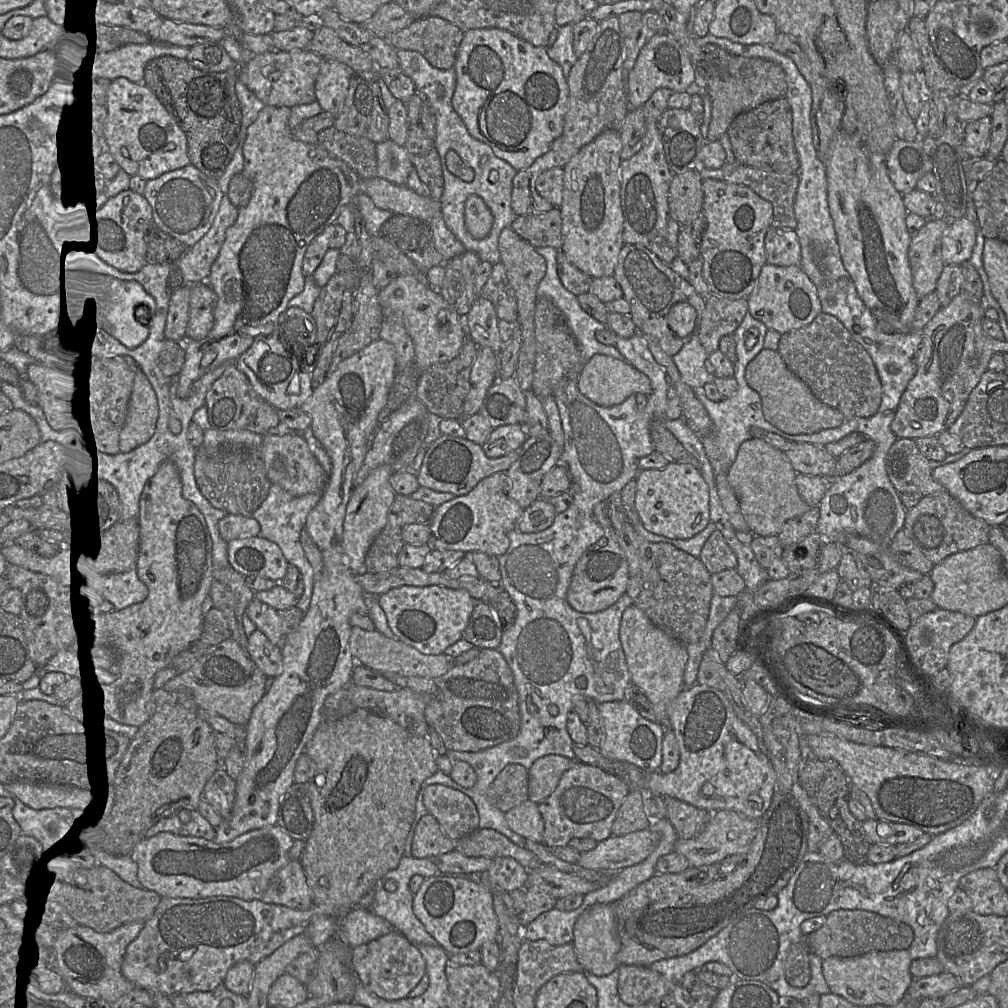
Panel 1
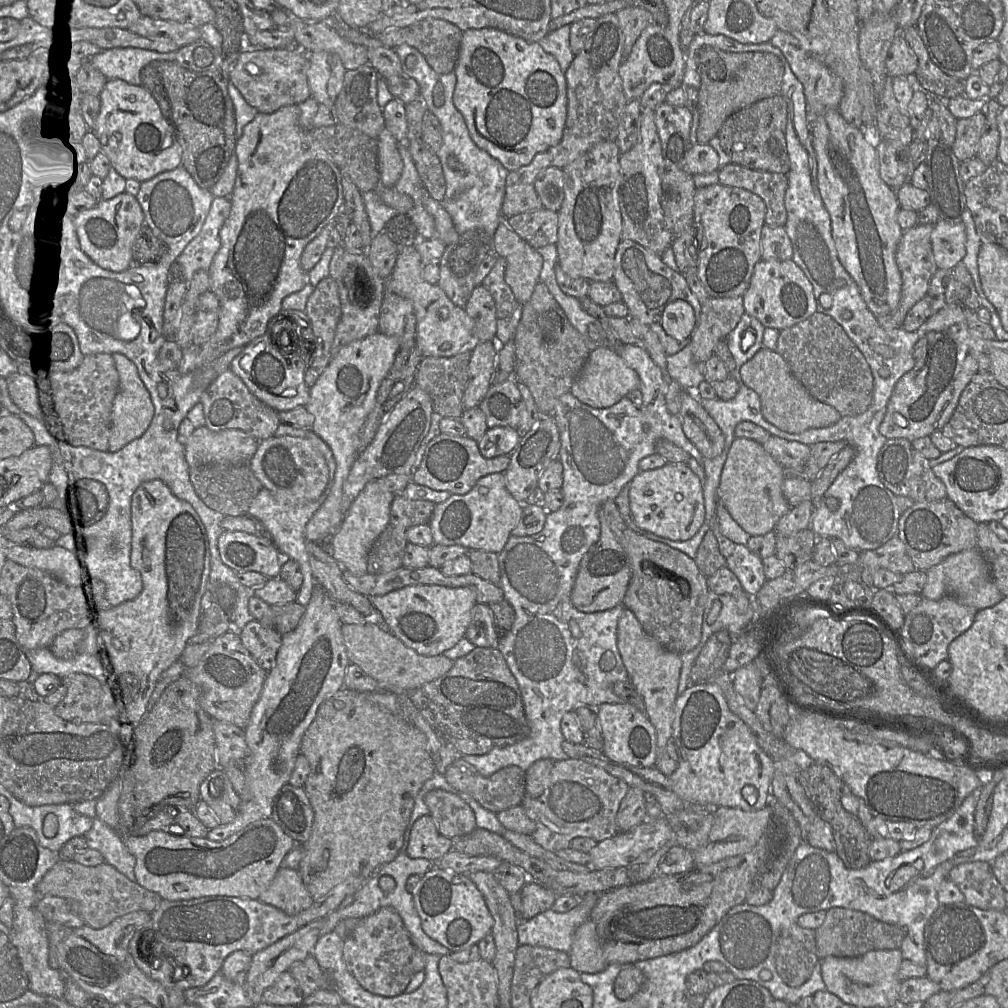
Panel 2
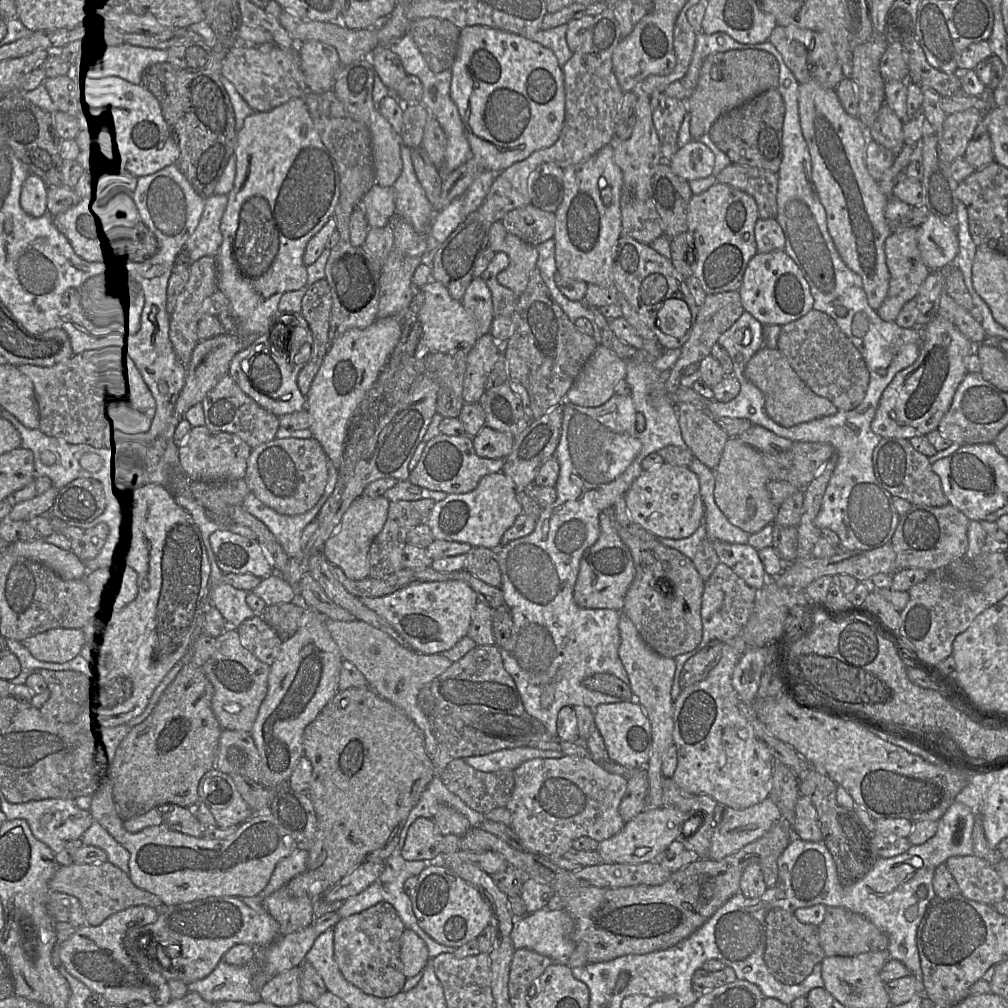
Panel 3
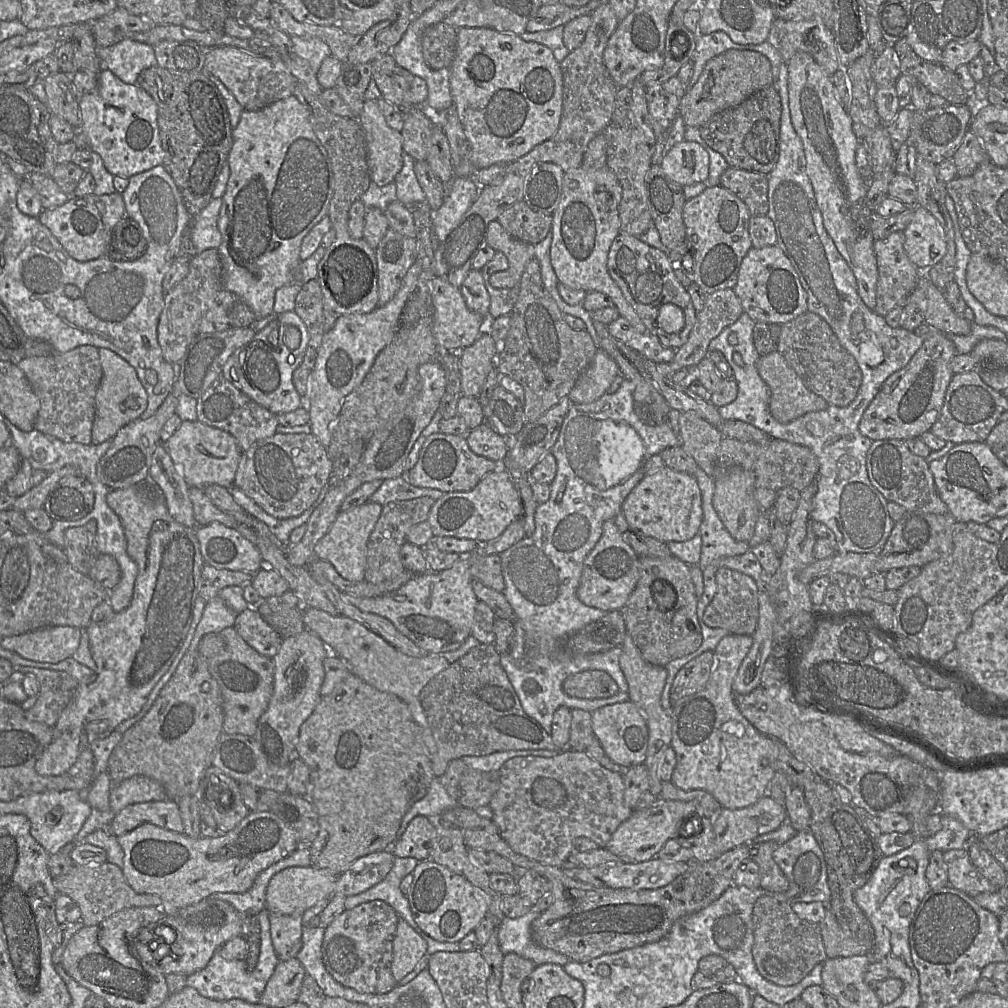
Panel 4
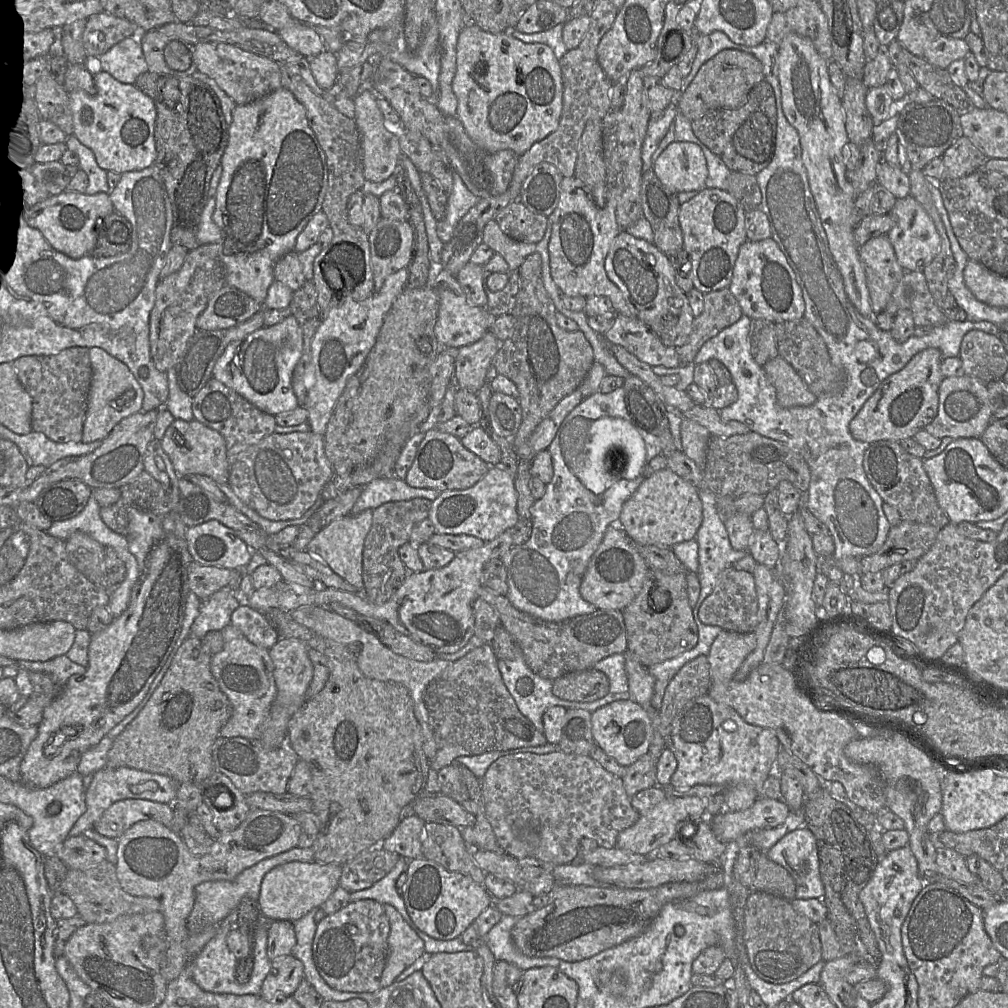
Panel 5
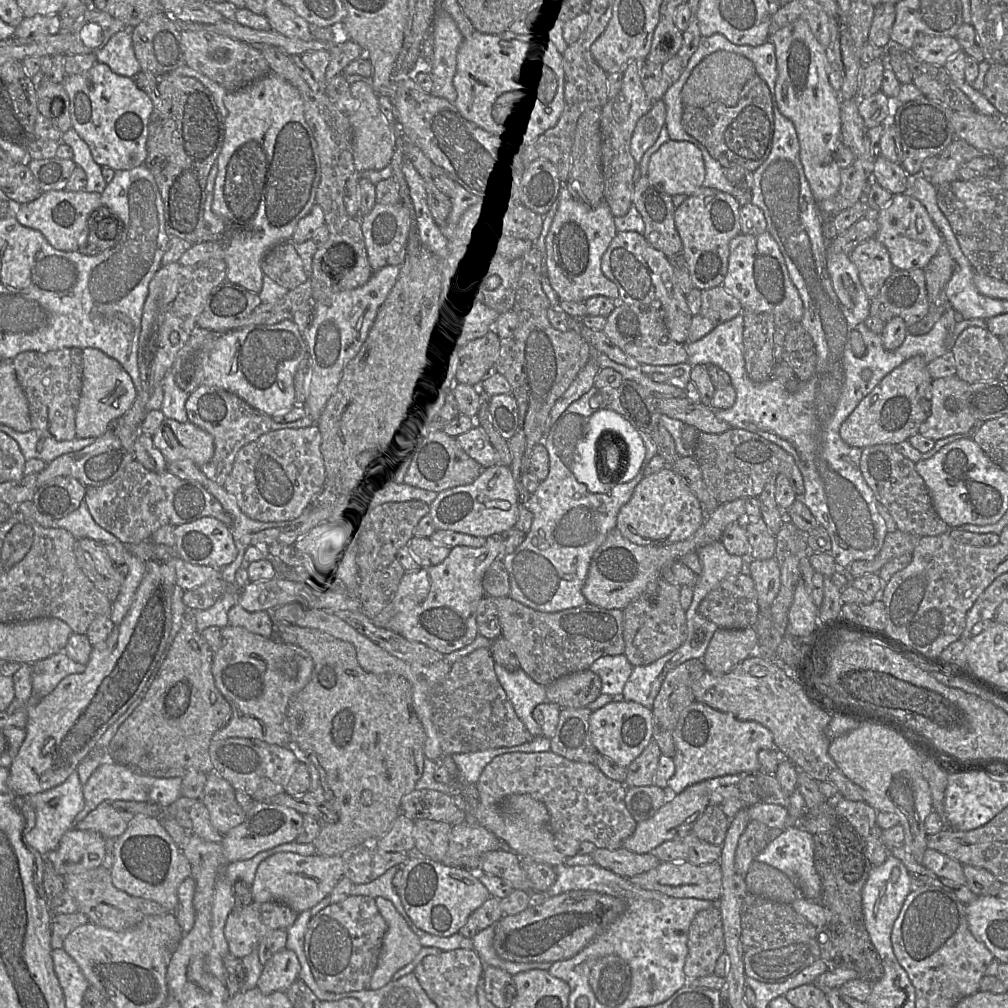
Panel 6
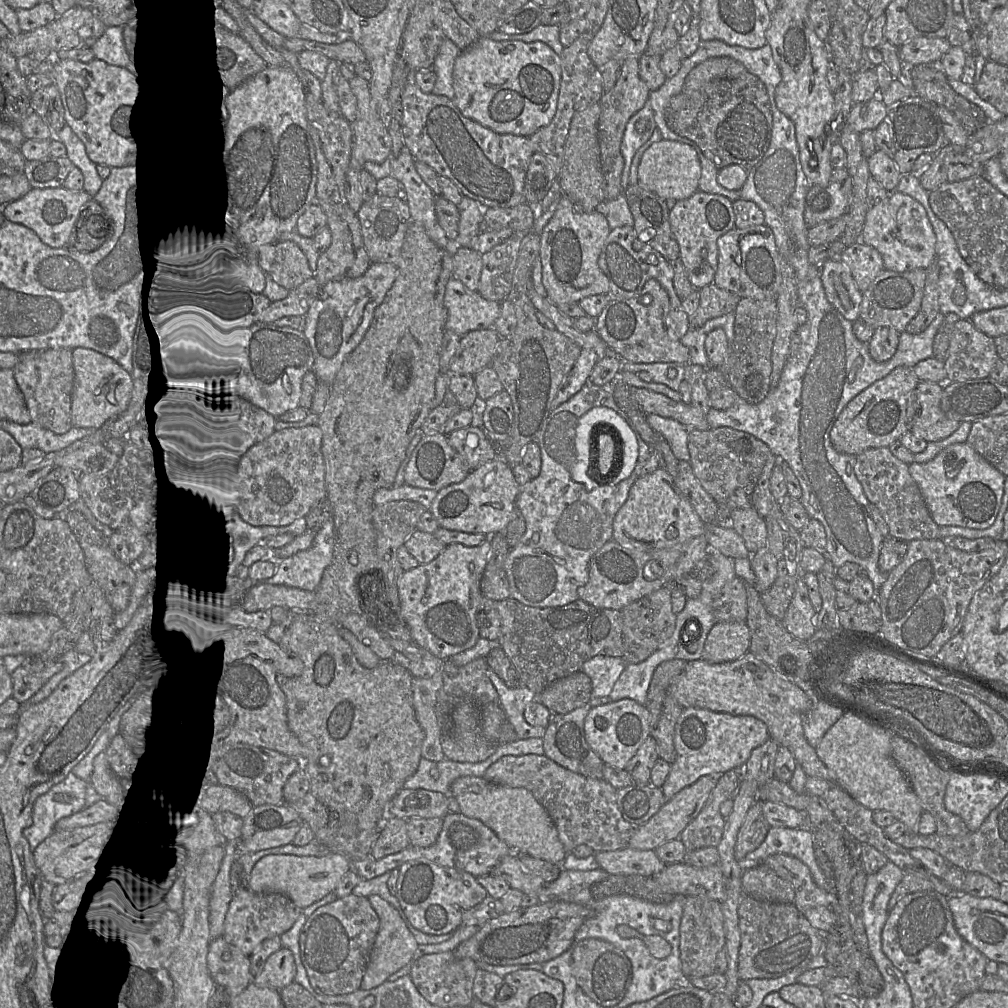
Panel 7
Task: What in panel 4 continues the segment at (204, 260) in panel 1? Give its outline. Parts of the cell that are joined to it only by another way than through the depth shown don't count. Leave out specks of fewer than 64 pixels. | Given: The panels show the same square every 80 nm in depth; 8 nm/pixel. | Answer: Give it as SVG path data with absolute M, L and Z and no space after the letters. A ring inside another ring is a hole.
M212 197L210 203L192 219L190 239L197 253L218 249L221 244L221 233L217 225L221 203L221 198Z

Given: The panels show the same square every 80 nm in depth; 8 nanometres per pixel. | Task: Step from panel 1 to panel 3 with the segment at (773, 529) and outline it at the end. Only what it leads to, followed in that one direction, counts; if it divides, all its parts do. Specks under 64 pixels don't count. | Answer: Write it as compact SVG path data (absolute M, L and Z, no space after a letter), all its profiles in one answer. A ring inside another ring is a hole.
M729 438L714 473L716 479L714 500L731 524L751 535L759 532L763 527L775 521L778 507L772 502L767 489L770 475L764 465L760 451L741 441L739 438Z

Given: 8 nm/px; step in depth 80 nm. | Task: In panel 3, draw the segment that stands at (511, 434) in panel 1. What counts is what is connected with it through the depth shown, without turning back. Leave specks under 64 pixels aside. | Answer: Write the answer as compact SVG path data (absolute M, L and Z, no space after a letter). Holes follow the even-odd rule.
M485 425L472 438L476 454L482 458L506 459L514 445L515 437L509 433L499 432Z

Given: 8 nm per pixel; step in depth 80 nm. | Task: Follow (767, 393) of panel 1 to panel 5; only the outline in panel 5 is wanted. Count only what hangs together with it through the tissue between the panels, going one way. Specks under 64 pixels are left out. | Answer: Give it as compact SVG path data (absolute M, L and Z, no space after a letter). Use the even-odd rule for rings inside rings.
M781 356L766 362L762 369L774 386L777 402L781 407L806 407L817 400L817 396L807 389L796 370Z

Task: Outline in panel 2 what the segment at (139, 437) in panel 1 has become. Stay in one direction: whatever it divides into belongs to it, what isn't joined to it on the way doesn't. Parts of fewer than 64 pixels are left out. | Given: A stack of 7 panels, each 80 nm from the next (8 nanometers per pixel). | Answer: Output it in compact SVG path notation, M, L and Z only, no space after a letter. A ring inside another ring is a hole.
M113 353L119 373L119 390L114 399L109 435L109 451L116 452L126 444L141 437L148 429L154 416L154 405L150 392L139 376L133 361L121 353Z

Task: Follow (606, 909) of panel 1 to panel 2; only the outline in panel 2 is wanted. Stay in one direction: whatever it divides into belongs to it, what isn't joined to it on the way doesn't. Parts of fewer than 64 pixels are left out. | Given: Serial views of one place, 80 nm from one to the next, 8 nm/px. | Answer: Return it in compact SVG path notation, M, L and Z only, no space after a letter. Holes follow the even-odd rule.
M588 918L575 930L569 955L570 967L580 973L601 972L609 964L592 919Z

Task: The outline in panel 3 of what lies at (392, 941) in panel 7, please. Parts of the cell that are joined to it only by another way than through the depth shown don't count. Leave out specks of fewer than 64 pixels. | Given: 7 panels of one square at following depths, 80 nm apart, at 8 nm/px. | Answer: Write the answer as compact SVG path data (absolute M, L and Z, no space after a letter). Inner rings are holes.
M405 928L402 933L400 960L402 973L408 978L424 969L429 959L425 942L412 930Z

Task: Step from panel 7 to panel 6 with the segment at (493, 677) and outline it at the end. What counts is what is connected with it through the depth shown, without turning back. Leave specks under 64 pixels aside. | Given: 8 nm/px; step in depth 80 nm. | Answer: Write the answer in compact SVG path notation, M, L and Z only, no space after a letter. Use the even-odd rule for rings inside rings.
M495 663L494 670L517 716L528 731L534 737L543 735L542 728L535 721L532 713L538 704L547 702L546 686L535 682L521 668L510 672Z

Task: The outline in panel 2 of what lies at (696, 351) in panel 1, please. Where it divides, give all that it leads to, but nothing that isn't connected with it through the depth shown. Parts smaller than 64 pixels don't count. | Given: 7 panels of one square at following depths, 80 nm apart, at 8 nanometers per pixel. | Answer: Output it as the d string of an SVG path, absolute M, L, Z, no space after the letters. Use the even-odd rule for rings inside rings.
M690 343L678 353L667 356L666 373L676 380L684 390L694 391L704 381L704 375L694 361Z

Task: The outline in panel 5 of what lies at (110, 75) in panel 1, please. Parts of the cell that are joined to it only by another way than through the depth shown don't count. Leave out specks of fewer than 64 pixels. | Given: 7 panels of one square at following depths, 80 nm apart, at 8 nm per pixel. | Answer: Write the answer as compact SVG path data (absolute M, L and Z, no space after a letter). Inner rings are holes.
M141 32L125 38L101 54L101 70L122 83L135 84L137 78L148 71L140 36Z

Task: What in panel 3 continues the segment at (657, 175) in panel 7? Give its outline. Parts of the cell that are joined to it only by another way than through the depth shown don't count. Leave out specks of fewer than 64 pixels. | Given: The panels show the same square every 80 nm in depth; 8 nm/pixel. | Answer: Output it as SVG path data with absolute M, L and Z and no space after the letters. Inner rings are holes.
M691 141L679 148L668 165L687 182L712 175L715 163L713 152L699 141Z

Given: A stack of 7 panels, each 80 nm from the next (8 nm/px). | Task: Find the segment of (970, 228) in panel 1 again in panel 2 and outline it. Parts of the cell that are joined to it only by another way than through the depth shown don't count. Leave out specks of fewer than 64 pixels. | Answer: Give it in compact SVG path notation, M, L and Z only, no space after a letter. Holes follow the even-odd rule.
M939 220L933 225L931 232L931 246L938 269L952 269L961 263L966 254L966 231L962 222L951 224L944 220Z

